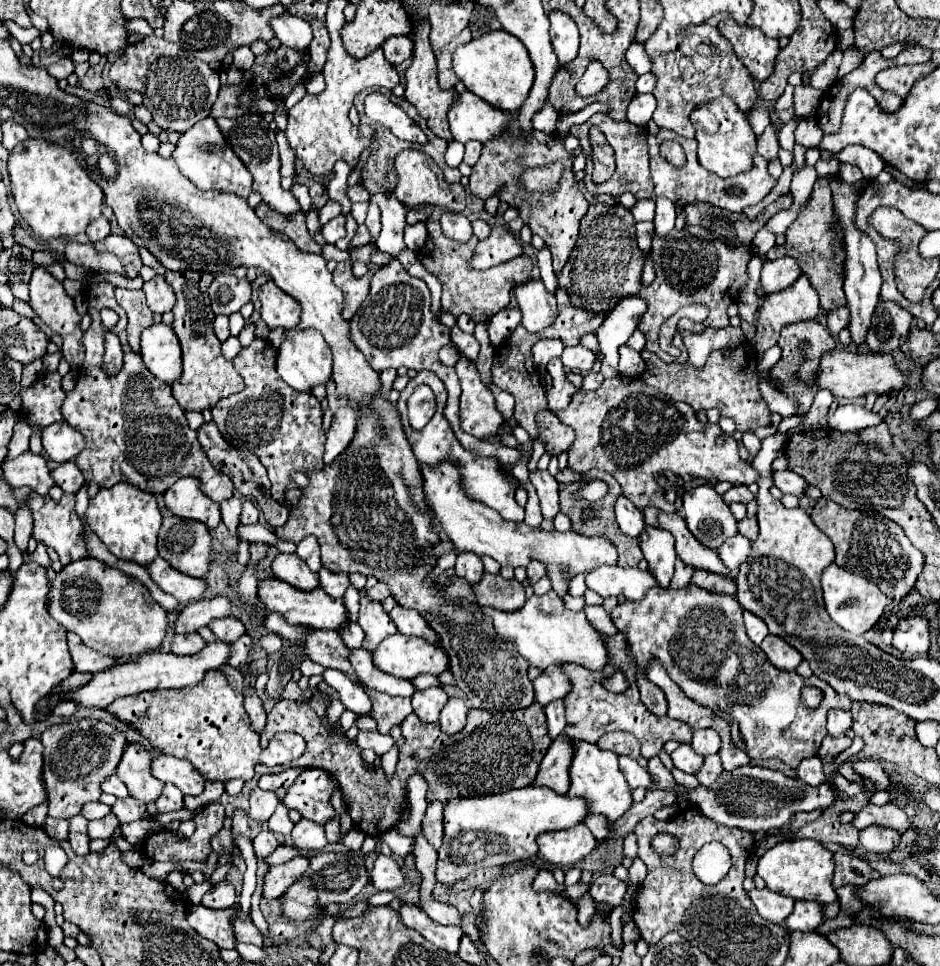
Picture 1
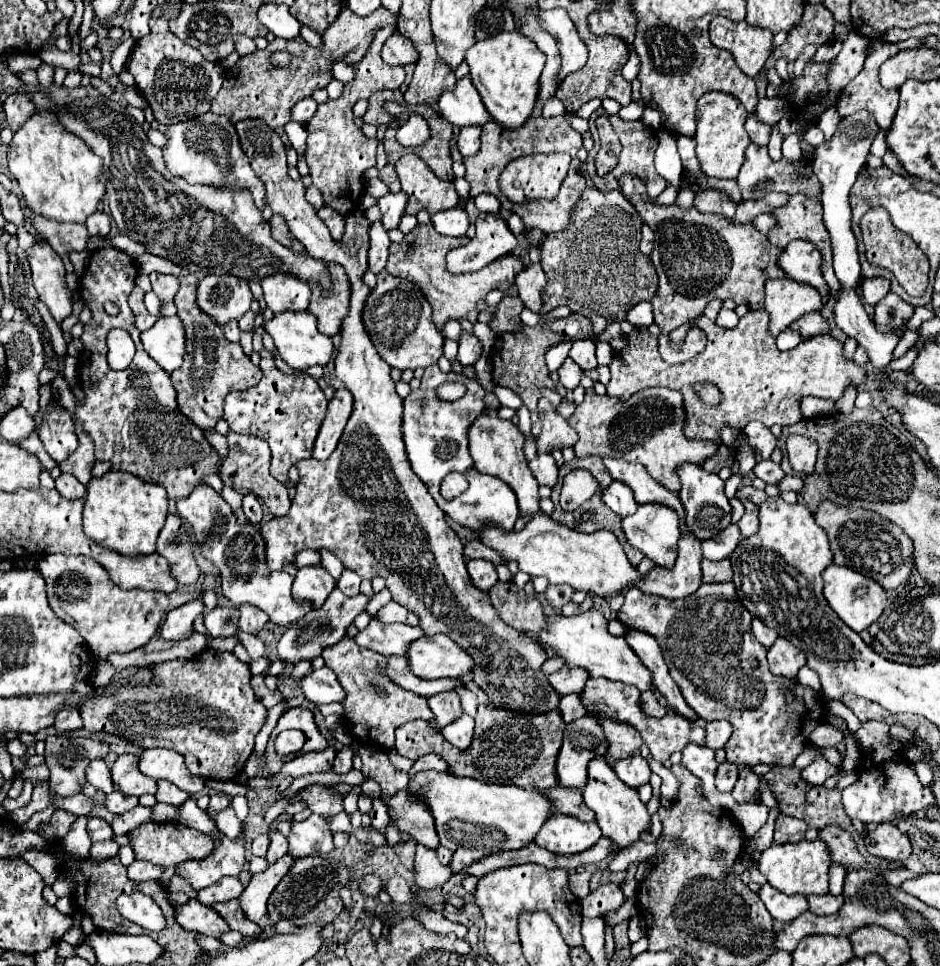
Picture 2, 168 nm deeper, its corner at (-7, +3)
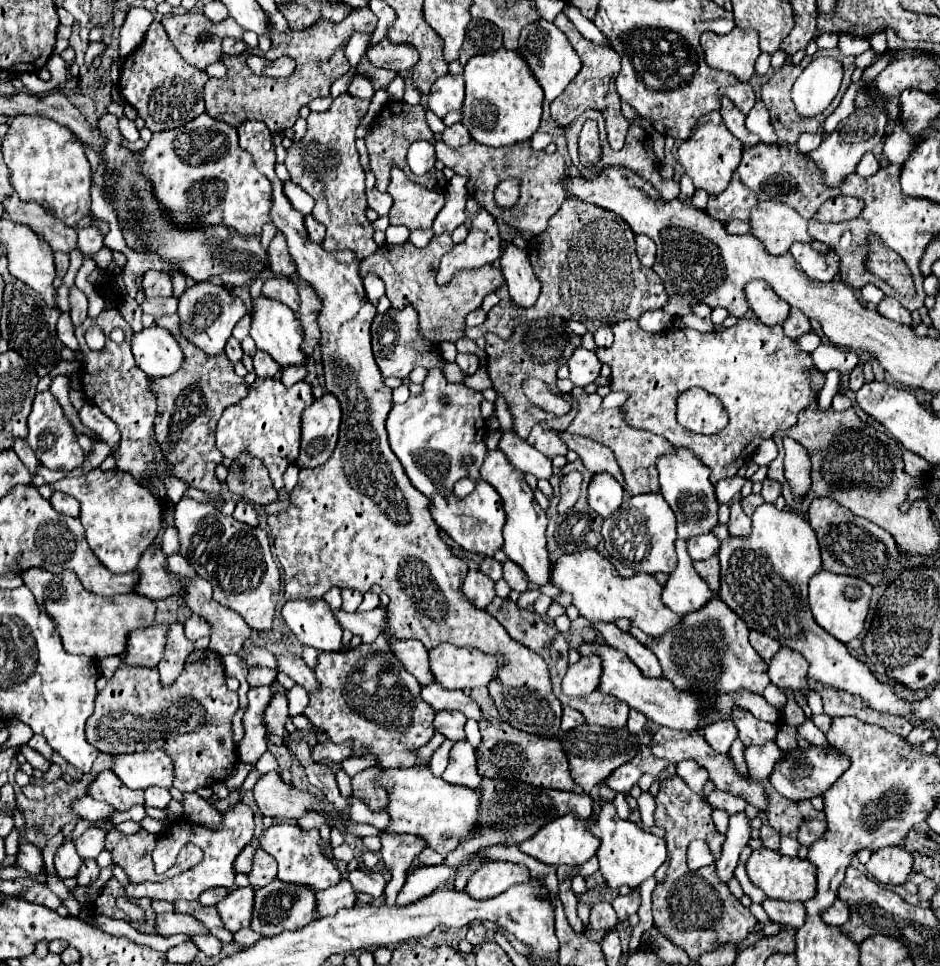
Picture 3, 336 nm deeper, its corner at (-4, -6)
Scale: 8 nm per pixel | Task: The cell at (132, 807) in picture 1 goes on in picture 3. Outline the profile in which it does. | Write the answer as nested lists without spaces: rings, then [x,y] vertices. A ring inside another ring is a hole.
[[[89,796],[73,802],[73,810],[81,816],[81,818],[87,818],[87,820],[103,820],[103,818],[109,818],[111,814],[115,814],[113,806],[107,806],[105,802],[99,802],[99,800],[93,800]]]

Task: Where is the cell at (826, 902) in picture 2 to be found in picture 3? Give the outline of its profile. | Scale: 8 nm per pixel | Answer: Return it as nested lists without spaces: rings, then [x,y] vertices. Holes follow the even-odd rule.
[[[839,898],[827,908],[821,912],[821,918],[825,924],[831,924],[831,926],[843,926],[849,918],[849,908],[845,902],[841,902]]]

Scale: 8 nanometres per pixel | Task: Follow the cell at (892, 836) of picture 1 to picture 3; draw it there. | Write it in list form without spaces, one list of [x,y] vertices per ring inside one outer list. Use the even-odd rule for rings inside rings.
[[[889,846],[875,850],[865,868],[881,884],[903,884],[913,870],[913,856],[901,846]]]

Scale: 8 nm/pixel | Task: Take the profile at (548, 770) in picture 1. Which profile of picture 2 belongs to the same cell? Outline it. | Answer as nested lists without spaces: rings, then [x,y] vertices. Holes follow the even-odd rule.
[[[582,717],[566,725],[564,745],[560,749],[556,769],[562,787],[582,789],[588,781],[588,763],[596,757],[604,757],[608,741],[596,717]]]

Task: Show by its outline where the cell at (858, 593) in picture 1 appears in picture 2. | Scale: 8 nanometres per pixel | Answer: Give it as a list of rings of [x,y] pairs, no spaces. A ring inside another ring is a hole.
[[[828,565],[822,571],[822,579],[824,579],[824,599],[828,601],[828,605],[832,607],[832,611],[856,633],[862,633],[868,625],[872,625],[886,609],[886,591],[872,579],[848,569],[848,567],[840,567],[840,565]]]

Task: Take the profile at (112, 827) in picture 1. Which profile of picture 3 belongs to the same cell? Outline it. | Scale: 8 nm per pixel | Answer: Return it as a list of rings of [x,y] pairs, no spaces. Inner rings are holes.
[[[89,828],[75,840],[77,854],[85,858],[97,858],[105,848],[105,832],[101,828]]]

